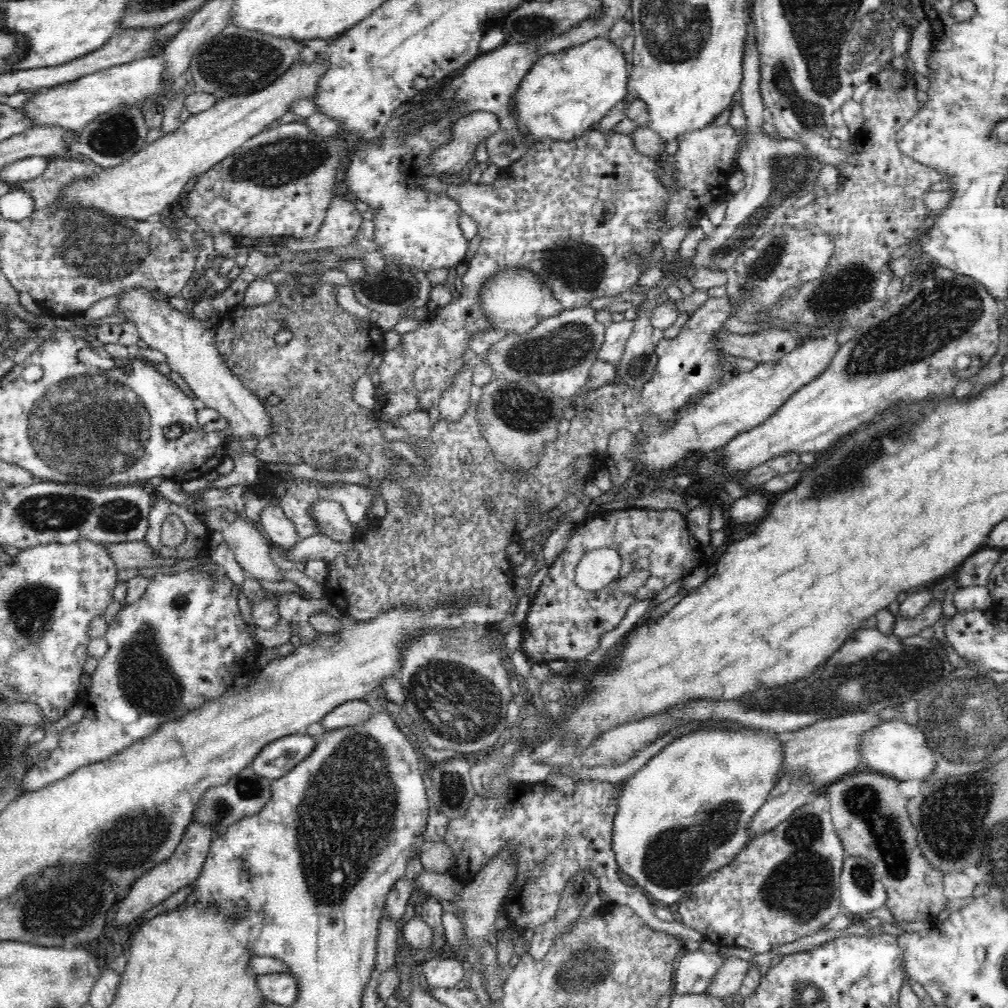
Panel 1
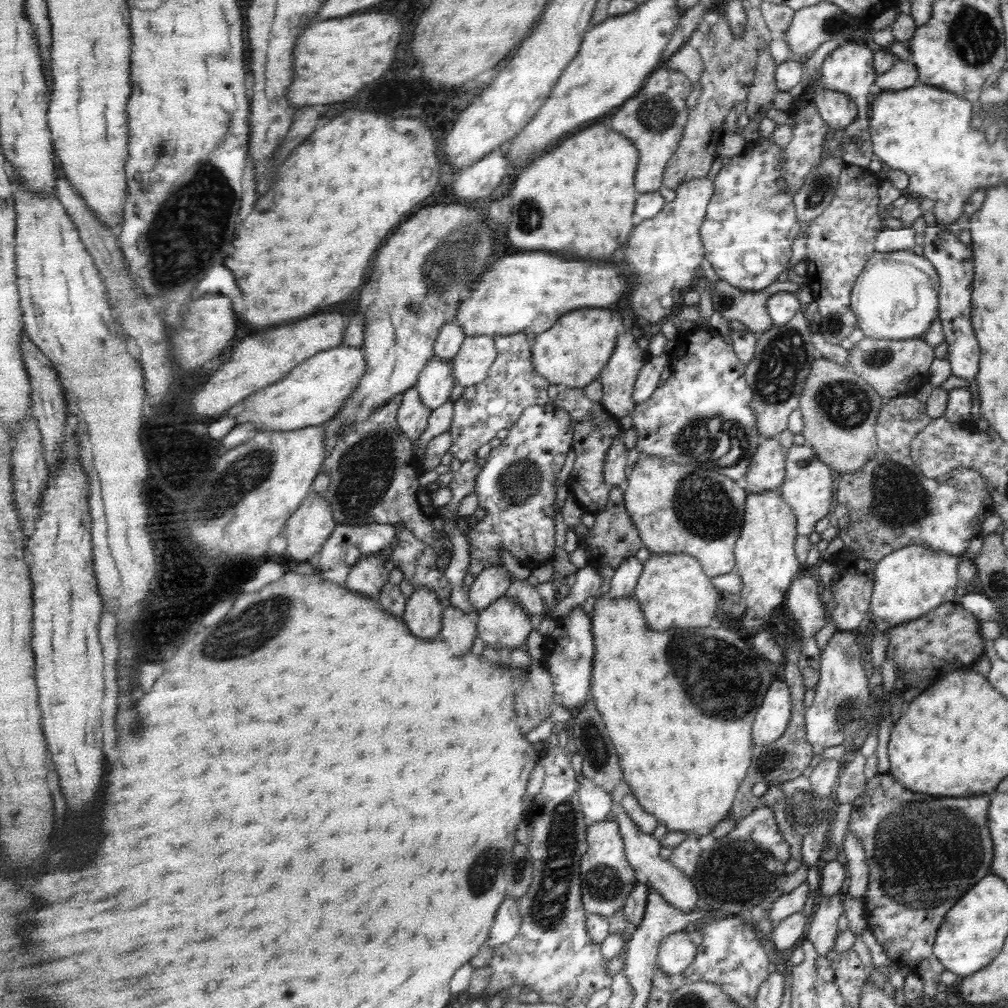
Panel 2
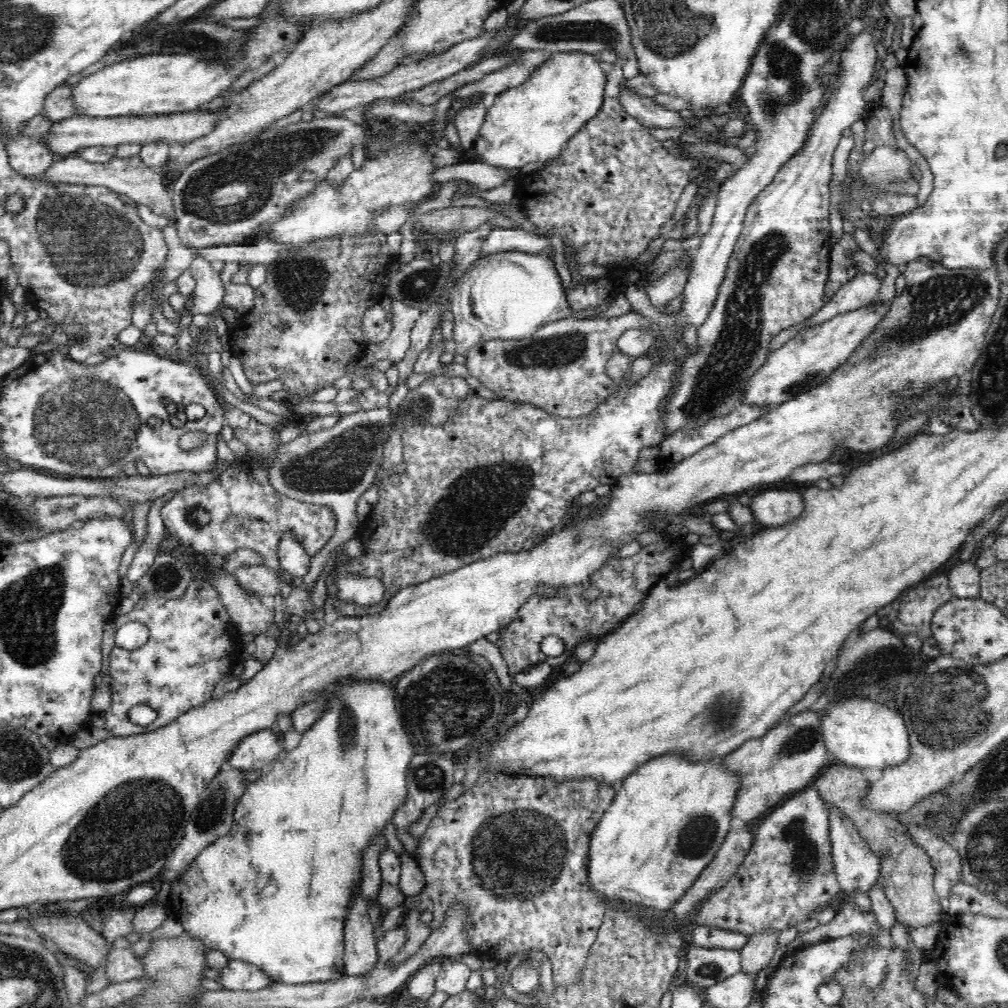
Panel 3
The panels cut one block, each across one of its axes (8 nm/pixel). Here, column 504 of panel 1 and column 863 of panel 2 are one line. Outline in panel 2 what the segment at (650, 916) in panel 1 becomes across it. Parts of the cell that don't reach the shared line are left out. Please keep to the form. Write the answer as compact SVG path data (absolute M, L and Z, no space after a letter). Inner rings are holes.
M876 773L866 781L864 792L852 802L848 829L862 843L868 863L868 890L864 894L867 927L874 933L884 952L895 966L906 966L923 980L921 998L940 998L936 985L945 968L933 953L938 927L946 913L983 877L990 873L994 858L993 842L988 828L989 796L954 798L918 796L902 788L894 775Z

